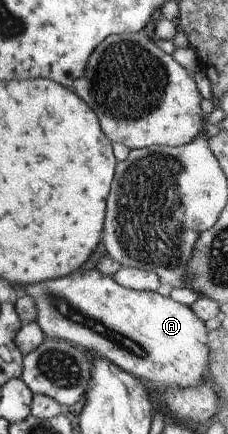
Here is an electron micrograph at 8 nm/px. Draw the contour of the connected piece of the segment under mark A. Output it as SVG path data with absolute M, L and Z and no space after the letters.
M94 268L79 269L55 280L17 286L16 290L19 295L29 296L33 300L36 308L35 322L46 338L61 339L87 354L102 356L138 380L146 380L159 387L188 388L198 386L202 380L210 377L204 322L196 318L188 306L174 302L168 296L160 296L155 291L123 288Z

